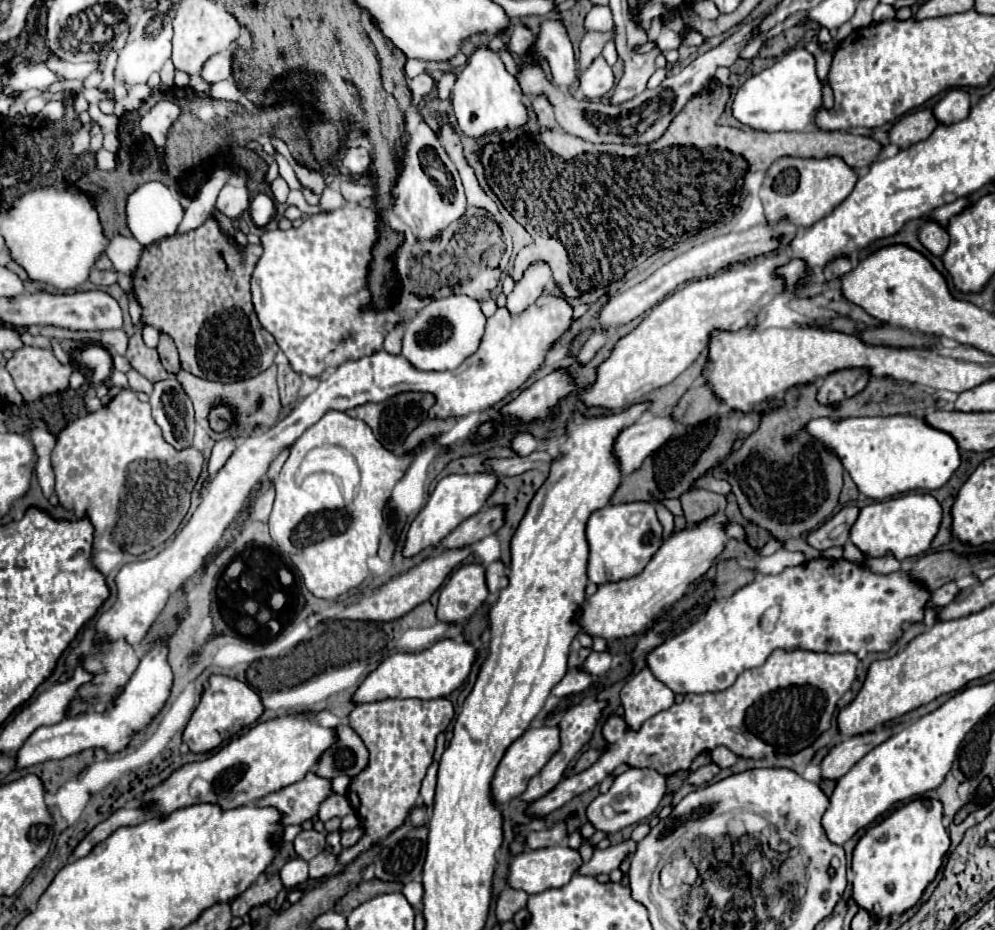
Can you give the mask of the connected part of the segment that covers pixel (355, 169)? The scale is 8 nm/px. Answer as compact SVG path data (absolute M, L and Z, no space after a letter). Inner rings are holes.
M369 147L347 148L343 155L341 164L344 170L352 175L361 175L368 169L371 163Z

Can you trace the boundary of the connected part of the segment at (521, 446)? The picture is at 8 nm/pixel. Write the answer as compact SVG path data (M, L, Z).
M517 433L511 447L513 447L513 451L515 451L517 455L529 455L529 453L535 451L537 441L535 441L533 435L529 435L529 433Z

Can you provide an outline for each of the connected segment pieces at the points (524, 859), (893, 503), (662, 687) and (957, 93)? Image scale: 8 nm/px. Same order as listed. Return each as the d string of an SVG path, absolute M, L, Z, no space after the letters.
M557 845L557 847L547 847L547 849L535 849L535 851L523 851L517 853L509 859L507 865L507 885L513 889L523 889L525 893L541 893L547 889L557 889L563 887L571 881L573 873L579 869L583 863L579 851L569 849L567 845Z
M907 493L887 501L877 501L861 509L851 527L851 543L867 557L885 557L891 553L897 561L925 553L939 529L941 505L929 493Z
M649 669L639 671L621 689L625 721L633 729L639 729L639 725L643 721L647 721L655 713L671 707L673 701L675 701L675 693L665 683L655 679Z
M951 89L945 93L945 97L935 105L935 117L941 123L957 123L969 117L971 111L971 97L963 89Z

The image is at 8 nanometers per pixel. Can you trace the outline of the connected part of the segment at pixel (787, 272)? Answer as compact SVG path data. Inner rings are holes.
M791 259L789 263L775 269L775 275L785 281L783 293L801 293L805 287L809 287L809 285L803 285L801 281L805 281L811 273L813 271L807 267L803 259Z

